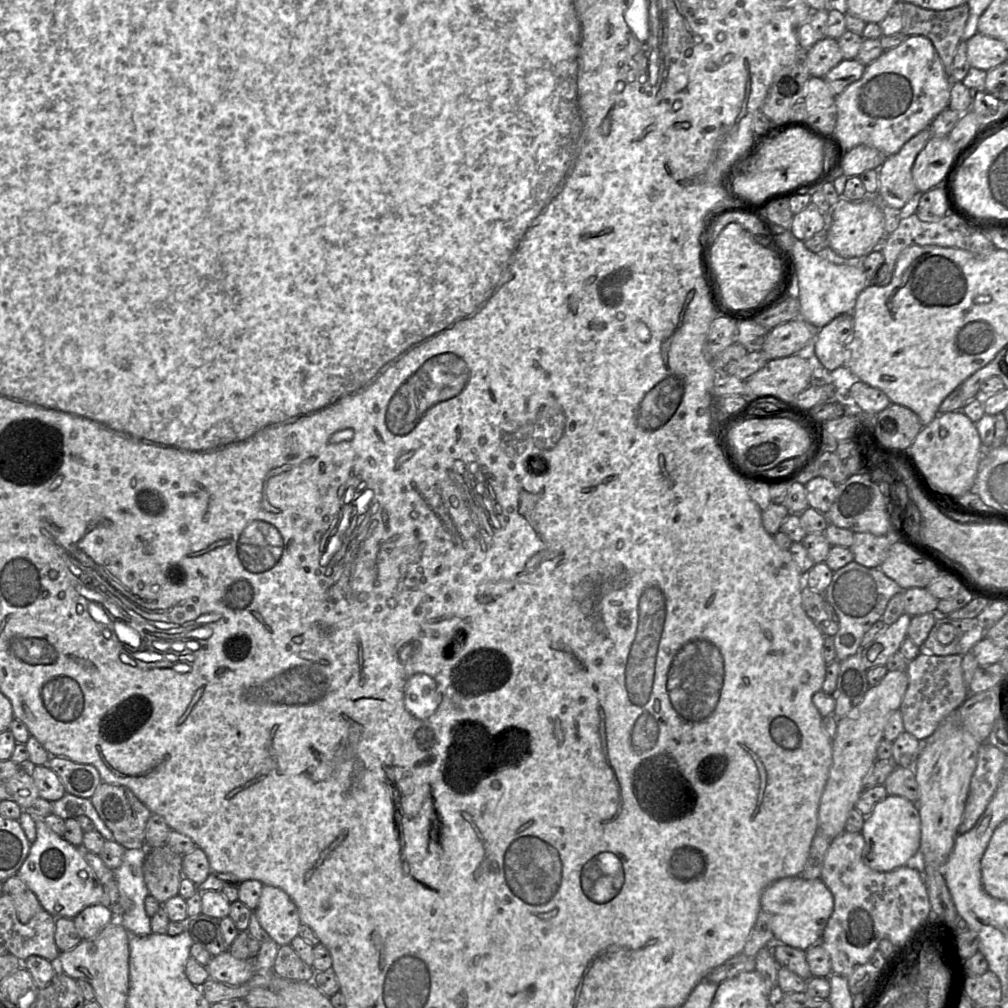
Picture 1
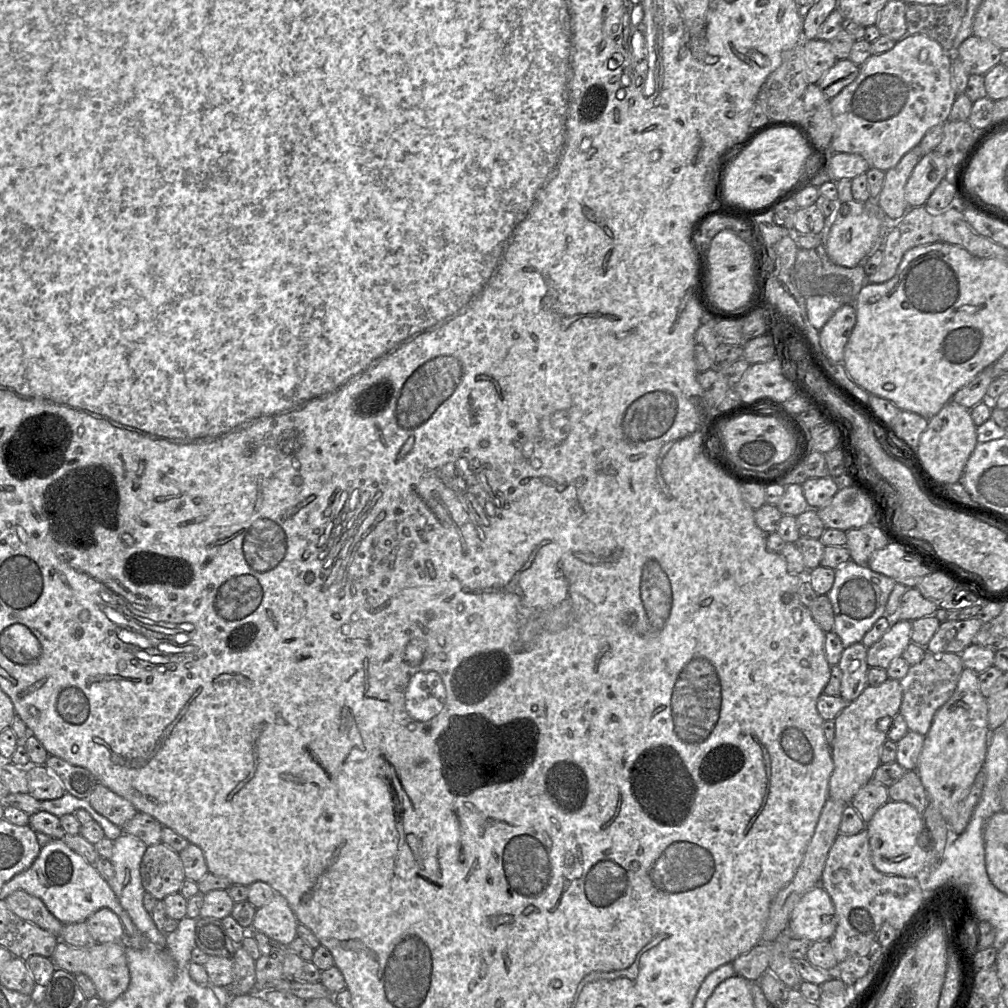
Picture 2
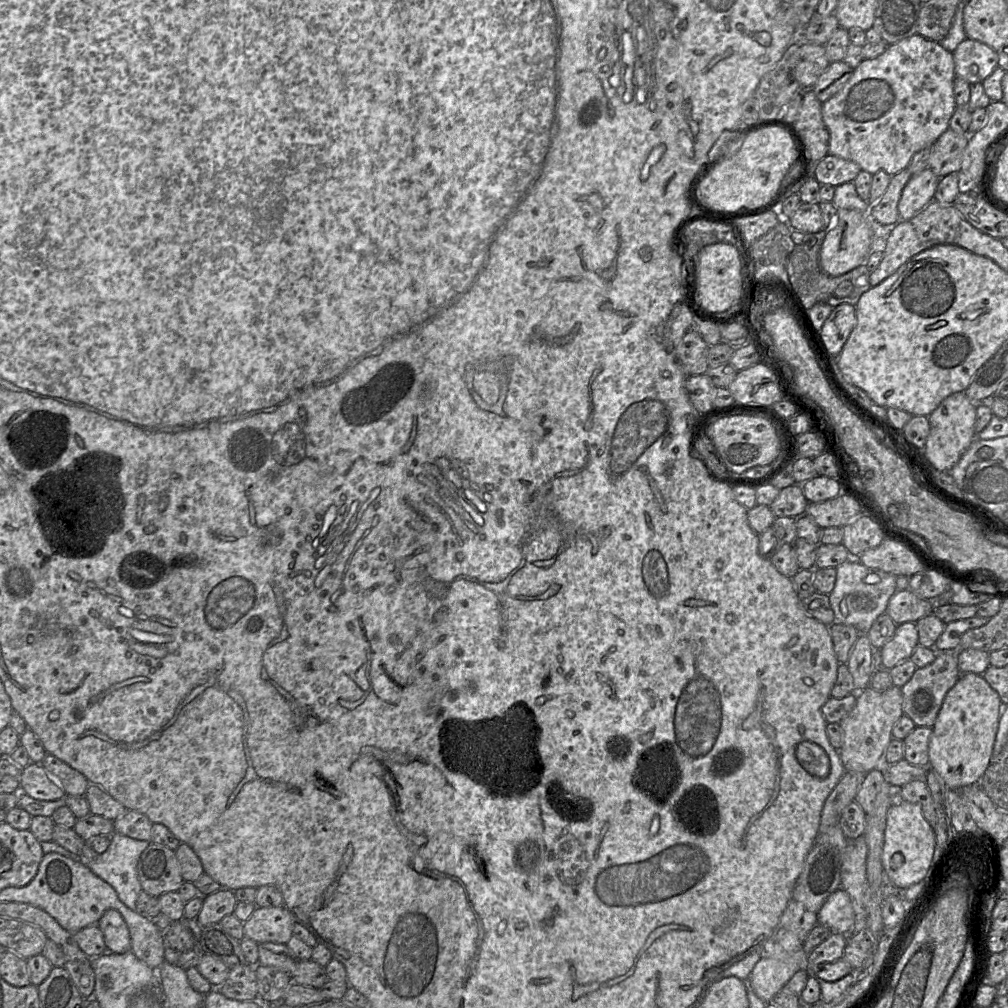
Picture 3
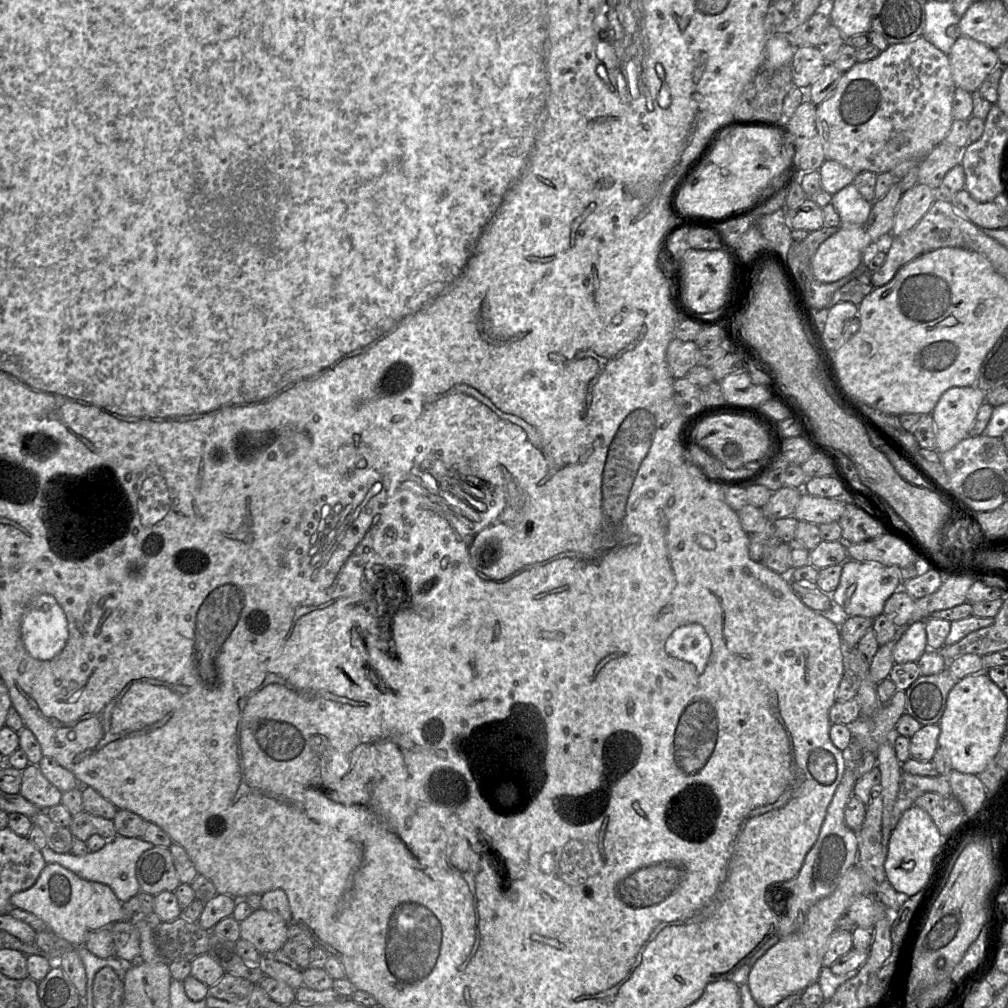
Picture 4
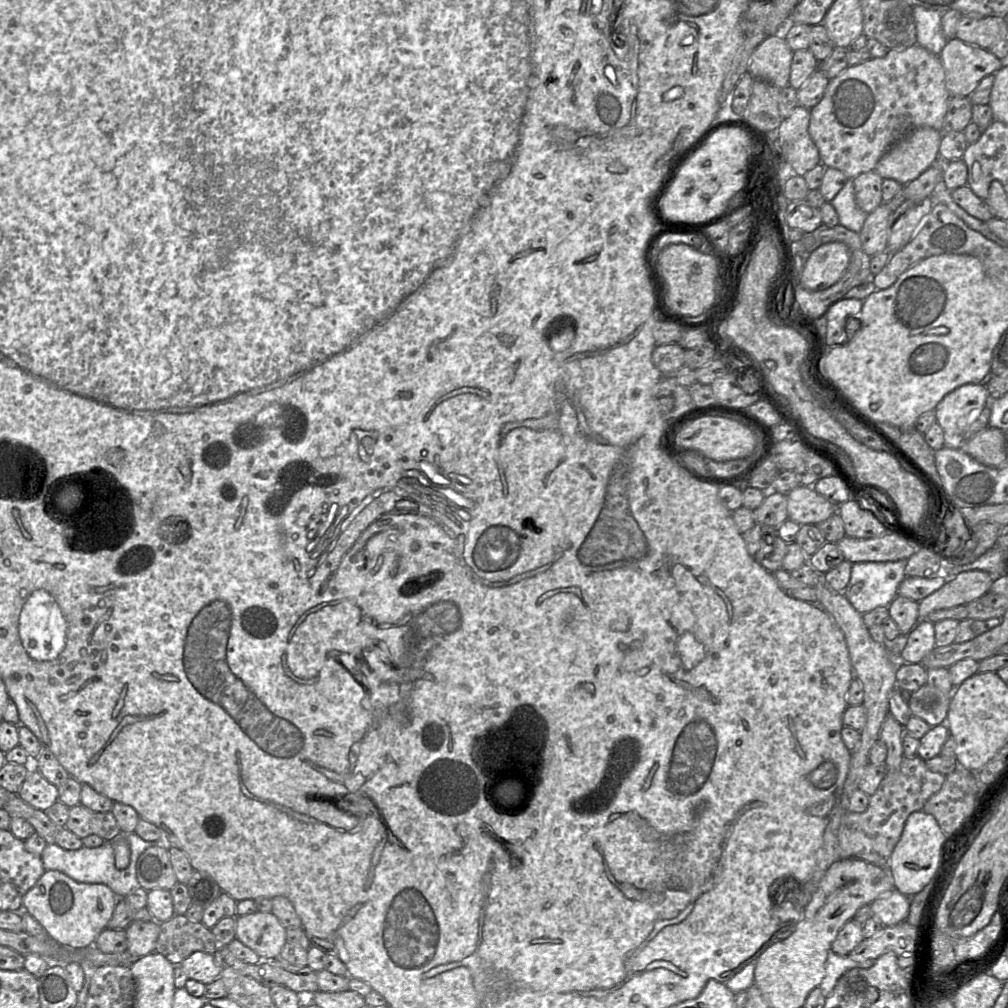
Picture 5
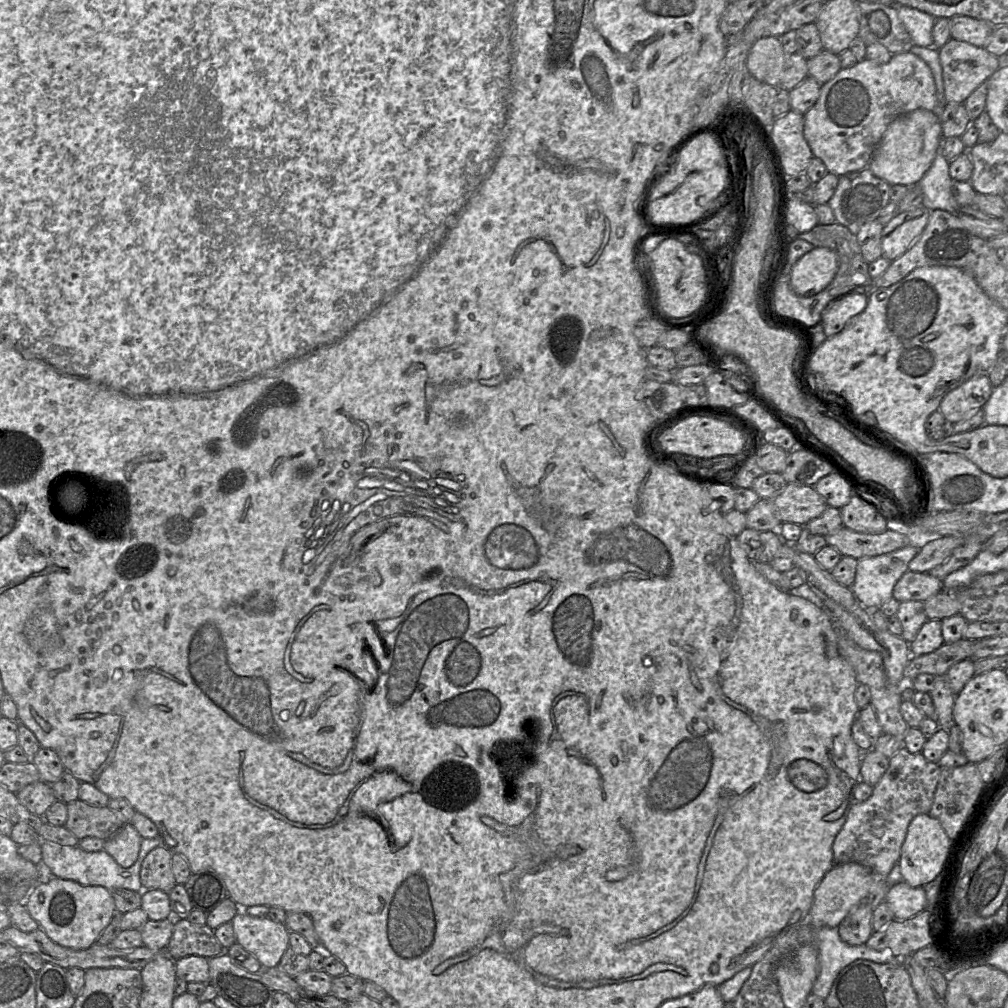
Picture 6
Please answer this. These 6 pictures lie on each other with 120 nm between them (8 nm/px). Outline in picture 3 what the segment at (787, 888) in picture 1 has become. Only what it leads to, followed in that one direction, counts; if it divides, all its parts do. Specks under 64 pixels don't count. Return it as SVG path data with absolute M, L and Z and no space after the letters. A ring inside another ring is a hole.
M843 889L833 892L819 910L817 920L819 924L830 928L833 934L851 935L854 924L854 911L849 895Z

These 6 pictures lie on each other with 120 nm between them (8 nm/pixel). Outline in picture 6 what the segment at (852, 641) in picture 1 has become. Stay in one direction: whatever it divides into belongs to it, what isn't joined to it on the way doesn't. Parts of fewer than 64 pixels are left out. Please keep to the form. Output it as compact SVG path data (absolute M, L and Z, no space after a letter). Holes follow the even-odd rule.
M906 546L890 553L858 560L851 591L869 610L879 609L893 598L893 589L908 571L909 562L920 549Z

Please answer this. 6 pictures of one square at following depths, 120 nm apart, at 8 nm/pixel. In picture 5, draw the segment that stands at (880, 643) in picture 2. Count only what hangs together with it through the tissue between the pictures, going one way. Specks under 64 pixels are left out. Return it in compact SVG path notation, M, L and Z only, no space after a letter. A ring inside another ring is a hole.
M922 620L908 633L908 640L899 656L899 662L921 663L934 647L936 647L934 623Z

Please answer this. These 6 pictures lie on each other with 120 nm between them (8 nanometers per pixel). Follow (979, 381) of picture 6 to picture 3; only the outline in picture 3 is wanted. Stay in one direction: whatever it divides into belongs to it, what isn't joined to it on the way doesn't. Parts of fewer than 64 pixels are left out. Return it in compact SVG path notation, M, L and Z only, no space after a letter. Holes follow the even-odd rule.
M965 392L954 393L940 403L928 416L930 432L923 449L926 462L939 471L950 472L977 435L976 408L977 405L969 400Z

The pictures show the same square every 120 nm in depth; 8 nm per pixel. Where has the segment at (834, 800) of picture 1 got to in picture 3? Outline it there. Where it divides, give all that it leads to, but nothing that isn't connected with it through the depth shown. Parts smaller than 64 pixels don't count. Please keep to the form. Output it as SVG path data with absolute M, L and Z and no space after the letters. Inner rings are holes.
M892 685L885 691L876 691L866 687L856 694L856 703L852 711L840 722L843 742L839 752L845 771L868 773L882 765L884 751L892 739L892 729L903 713L901 688Z

